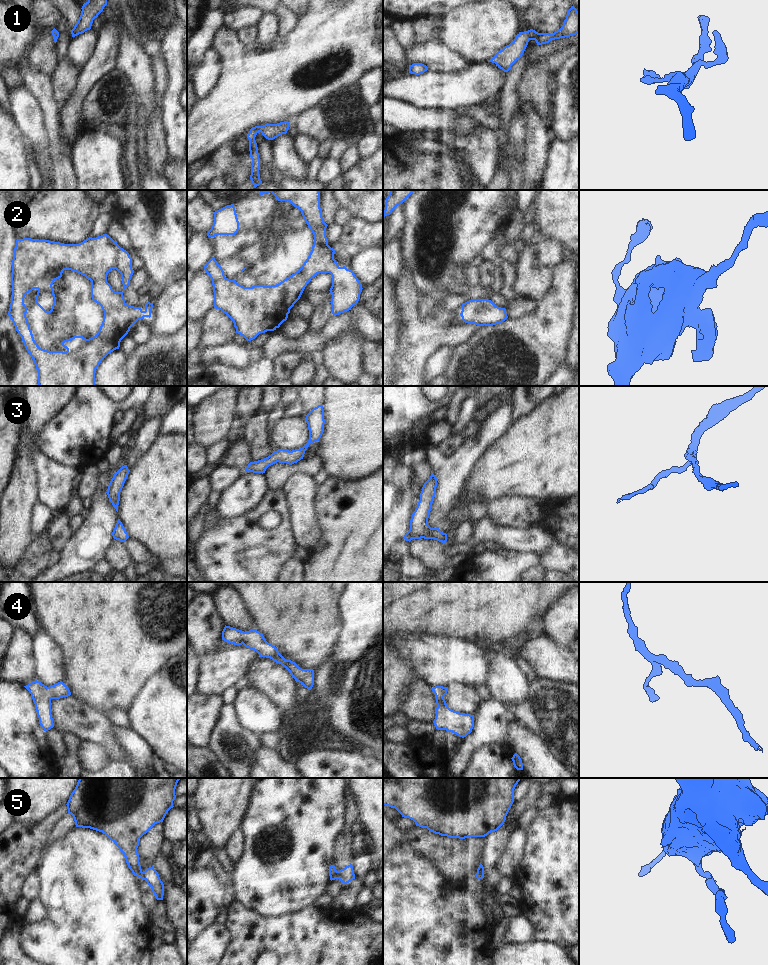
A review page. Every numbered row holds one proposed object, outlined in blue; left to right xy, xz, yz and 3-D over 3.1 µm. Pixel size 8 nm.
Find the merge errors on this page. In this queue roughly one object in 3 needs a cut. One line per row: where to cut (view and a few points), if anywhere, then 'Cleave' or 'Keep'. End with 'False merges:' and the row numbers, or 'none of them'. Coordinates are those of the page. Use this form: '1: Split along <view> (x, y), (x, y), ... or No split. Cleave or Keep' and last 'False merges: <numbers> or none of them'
1: No split. Keep
2: No split. Keep
3: No split. Keep
4: No split. Keep
5: Split along xz (336, 871), (338, 878). Cleave
False merges: 5.

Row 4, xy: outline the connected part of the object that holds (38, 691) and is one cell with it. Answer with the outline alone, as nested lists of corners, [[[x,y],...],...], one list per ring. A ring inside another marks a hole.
[[[35,680],[24,687],[31,694],[39,718],[39,724],[44,731],[50,730],[54,727],[51,714],[51,700],[70,696],[71,692],[68,686],[60,681],[47,687],[40,681]]]

